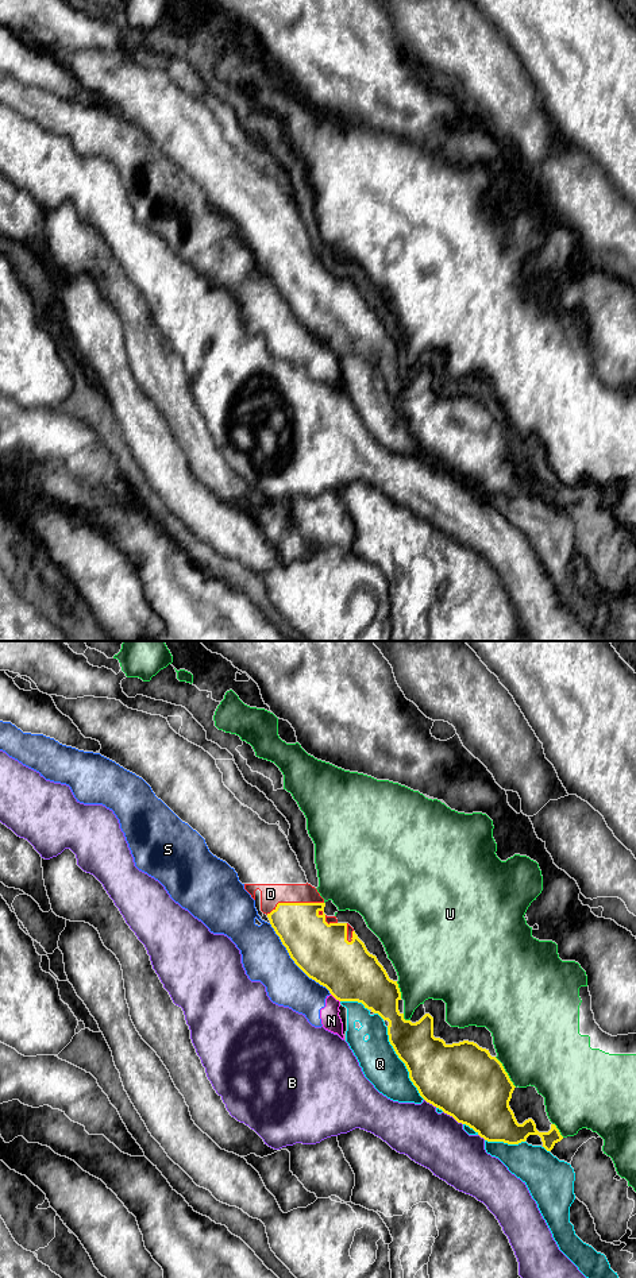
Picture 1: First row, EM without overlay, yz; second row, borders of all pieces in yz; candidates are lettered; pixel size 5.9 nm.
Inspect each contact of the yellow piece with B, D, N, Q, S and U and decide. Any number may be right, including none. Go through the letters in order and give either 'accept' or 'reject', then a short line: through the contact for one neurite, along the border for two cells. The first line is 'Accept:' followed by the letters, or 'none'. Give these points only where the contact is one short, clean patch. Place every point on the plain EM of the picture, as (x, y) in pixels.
Accept: D
B: reject
D: accept
N: reject
Q: reject
S: reject
U: reject

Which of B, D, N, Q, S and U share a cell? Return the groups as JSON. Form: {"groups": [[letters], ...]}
{"groups": [["B"], ["D"], ["N", "S"], ["Q"], ["U"]]}

